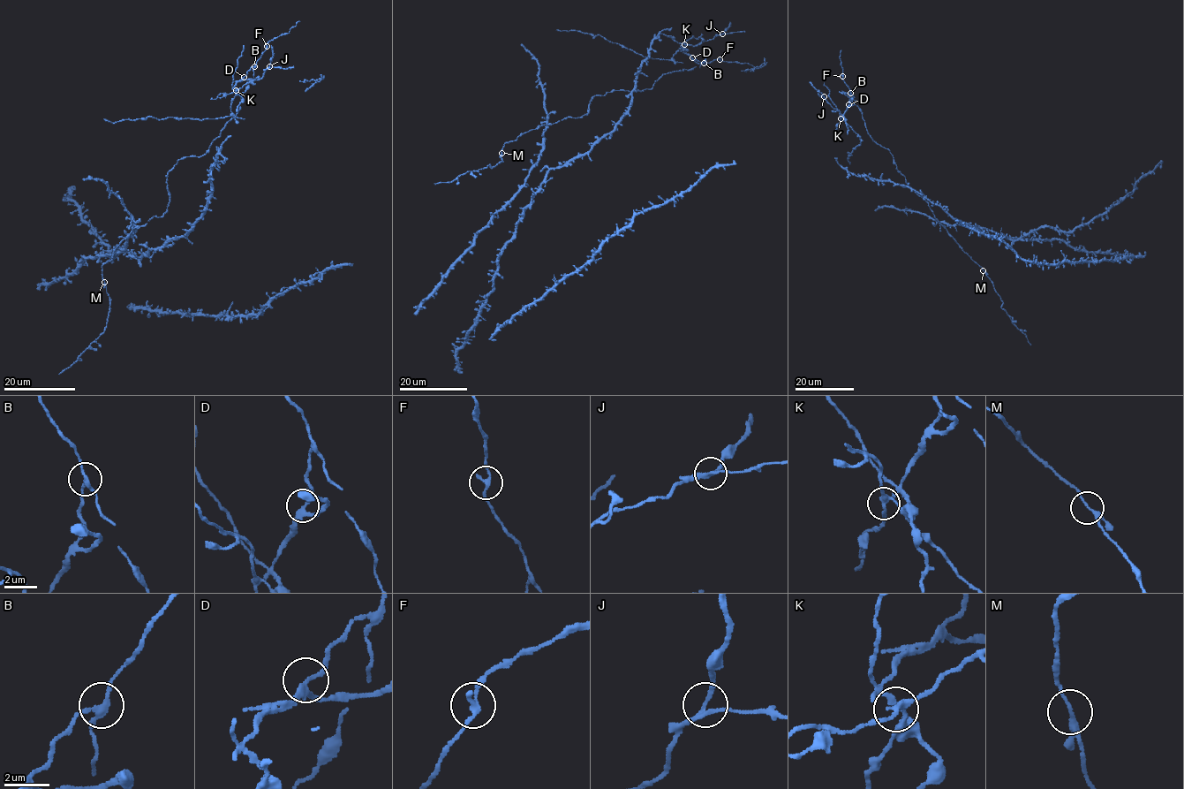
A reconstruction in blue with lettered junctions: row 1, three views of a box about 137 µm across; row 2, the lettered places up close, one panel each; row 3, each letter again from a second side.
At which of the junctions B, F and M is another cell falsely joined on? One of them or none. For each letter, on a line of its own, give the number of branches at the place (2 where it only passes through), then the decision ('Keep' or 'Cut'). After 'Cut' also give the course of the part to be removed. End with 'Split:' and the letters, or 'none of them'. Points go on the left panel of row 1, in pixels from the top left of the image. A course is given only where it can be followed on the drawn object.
B: Branches: 3. Cut. Course of the part to remove: (255, 65), (234, 87), (237, 94), (230, 104), (230, 116), (201, 120), (150, 117), (116, 122), (103, 119)
F: Branches: 2. Keep
M: Branches: 3. Keep
Split: B

